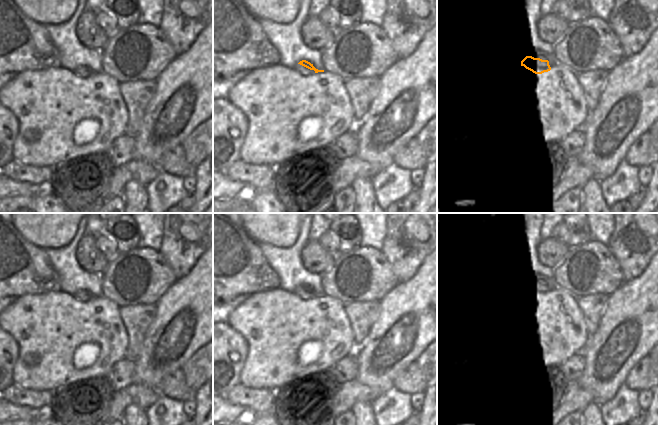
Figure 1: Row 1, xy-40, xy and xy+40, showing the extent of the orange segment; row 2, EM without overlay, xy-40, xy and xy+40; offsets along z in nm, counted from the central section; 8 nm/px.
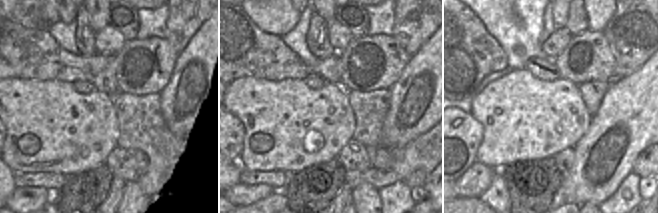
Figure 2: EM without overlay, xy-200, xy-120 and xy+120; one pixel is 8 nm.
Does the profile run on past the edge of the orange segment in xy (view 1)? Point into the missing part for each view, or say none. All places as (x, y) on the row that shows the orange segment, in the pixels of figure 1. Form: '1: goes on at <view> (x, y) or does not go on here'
1: goes on at xy (301, 69)

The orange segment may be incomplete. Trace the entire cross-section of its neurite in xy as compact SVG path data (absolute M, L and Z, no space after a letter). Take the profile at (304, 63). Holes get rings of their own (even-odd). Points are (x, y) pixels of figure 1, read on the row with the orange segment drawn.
M302 60L299 63L295 65L295 69L297 72L304 76L310 76L312 74L318 73L318 72L324 72L324 70L318 70L316 69L313 64L306 60Z

